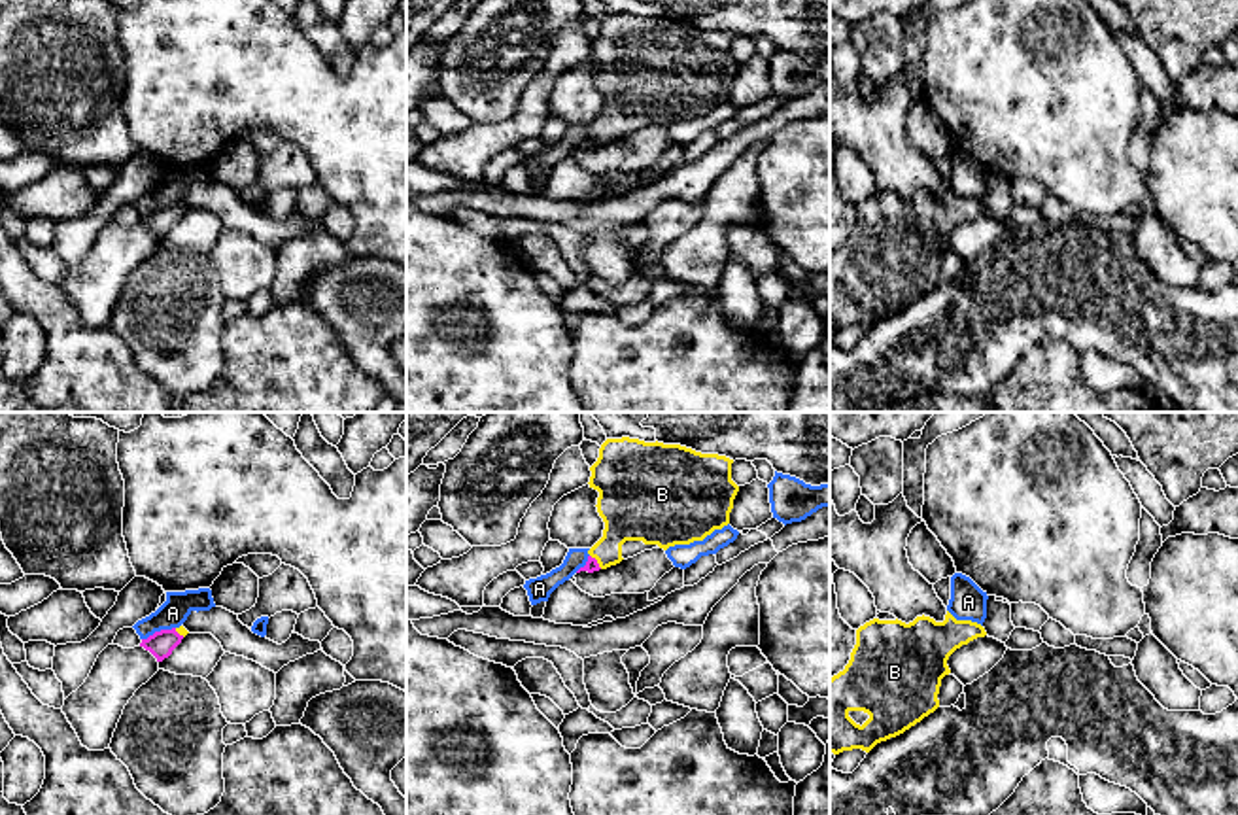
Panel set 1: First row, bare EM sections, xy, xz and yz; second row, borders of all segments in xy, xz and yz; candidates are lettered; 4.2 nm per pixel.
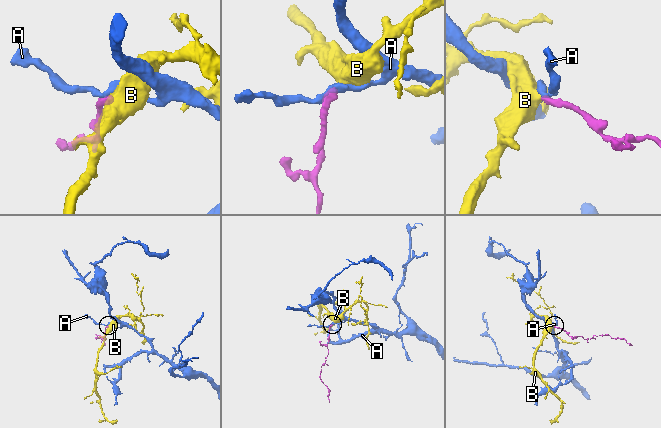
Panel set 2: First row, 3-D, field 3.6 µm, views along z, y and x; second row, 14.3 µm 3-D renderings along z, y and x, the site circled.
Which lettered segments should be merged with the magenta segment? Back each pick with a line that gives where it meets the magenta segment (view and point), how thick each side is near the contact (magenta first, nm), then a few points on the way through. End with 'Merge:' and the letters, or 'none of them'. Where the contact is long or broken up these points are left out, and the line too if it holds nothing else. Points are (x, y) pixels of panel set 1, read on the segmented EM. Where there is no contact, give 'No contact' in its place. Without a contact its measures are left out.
B: Touches magenta at xz (596, 562). Thickness 50 nm (magenta) against 220 nm. Path across: xz (592, 564), (596, 562), (630, 515)
Merge: B

